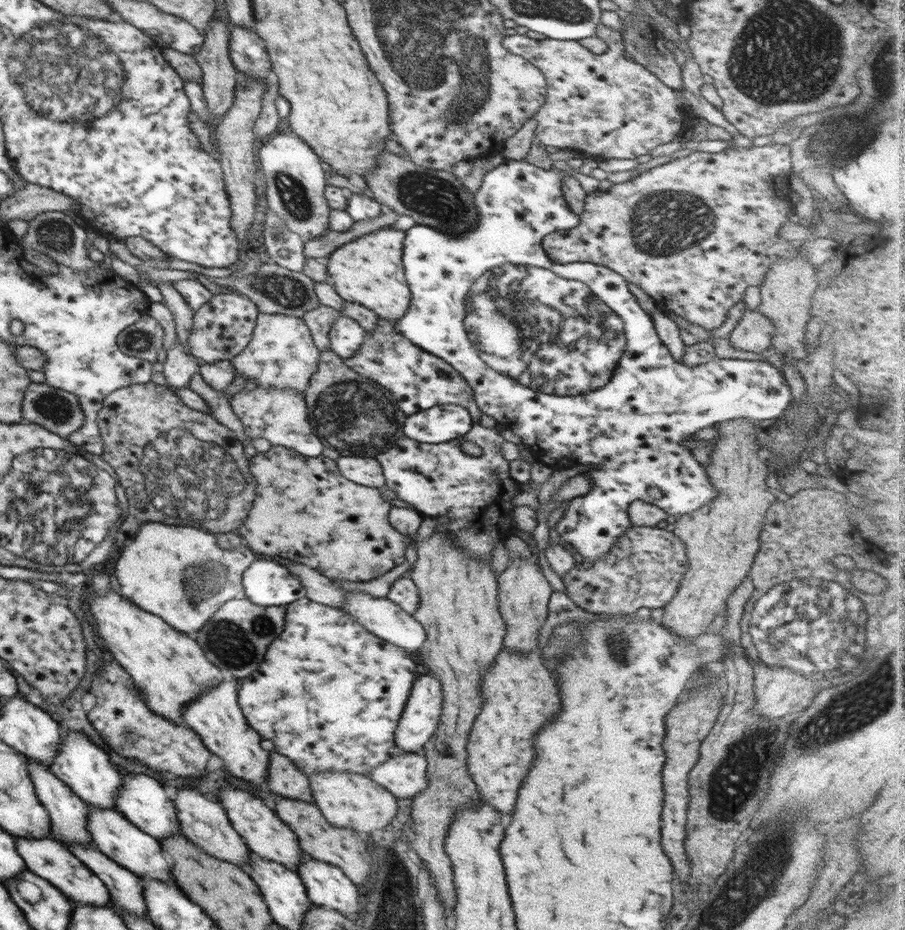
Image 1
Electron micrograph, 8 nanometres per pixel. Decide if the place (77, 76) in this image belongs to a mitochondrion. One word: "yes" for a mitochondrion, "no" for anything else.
yes

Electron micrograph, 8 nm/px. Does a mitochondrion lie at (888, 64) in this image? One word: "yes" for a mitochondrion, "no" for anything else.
no

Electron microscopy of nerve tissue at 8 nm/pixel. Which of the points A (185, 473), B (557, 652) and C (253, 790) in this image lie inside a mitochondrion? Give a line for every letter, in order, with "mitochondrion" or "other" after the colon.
A: mitochondrion
B: other
C: other

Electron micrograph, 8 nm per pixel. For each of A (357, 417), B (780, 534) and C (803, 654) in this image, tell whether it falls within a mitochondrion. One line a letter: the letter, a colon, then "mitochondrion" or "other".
A: mitochondrion
B: other
C: mitochondrion

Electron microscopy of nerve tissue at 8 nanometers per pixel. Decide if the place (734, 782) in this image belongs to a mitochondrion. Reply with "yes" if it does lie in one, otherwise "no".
yes

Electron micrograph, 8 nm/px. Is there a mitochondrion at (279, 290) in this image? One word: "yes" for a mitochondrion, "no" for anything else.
yes

